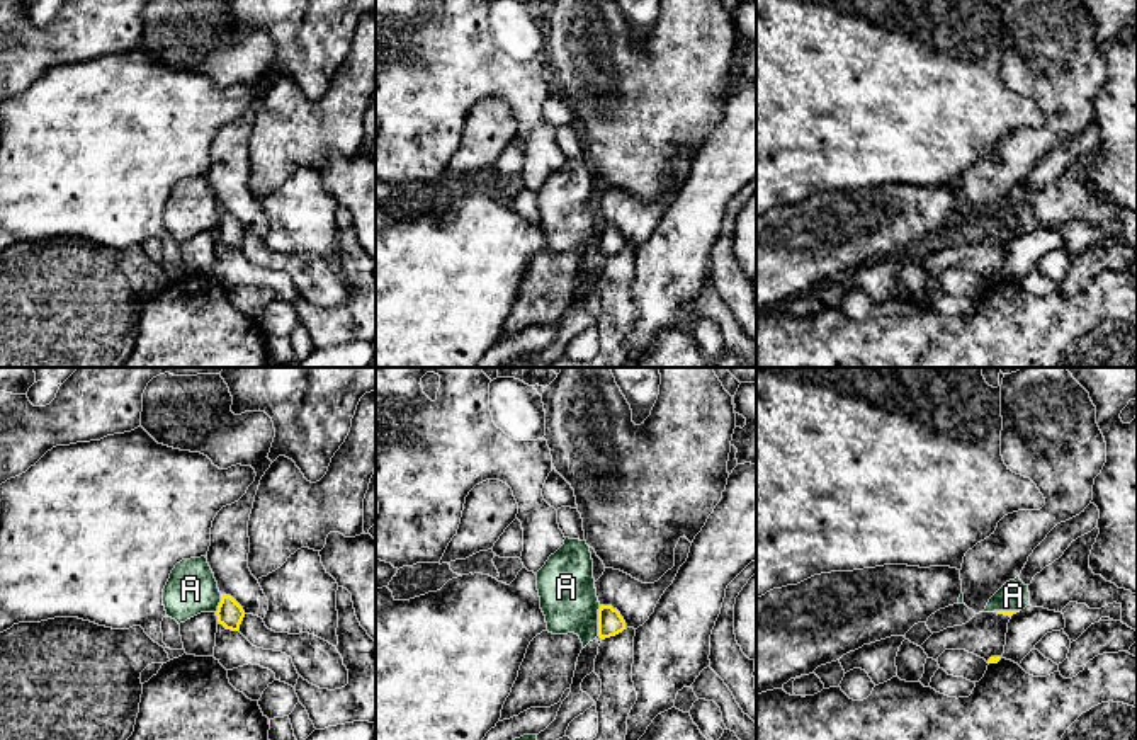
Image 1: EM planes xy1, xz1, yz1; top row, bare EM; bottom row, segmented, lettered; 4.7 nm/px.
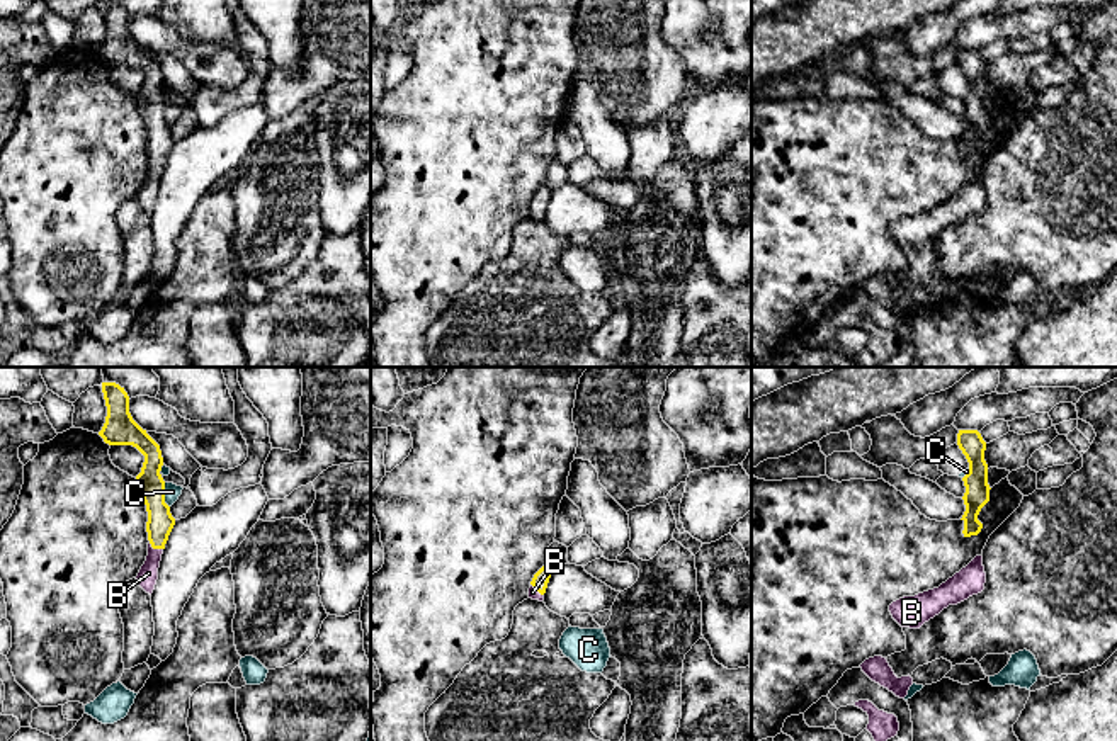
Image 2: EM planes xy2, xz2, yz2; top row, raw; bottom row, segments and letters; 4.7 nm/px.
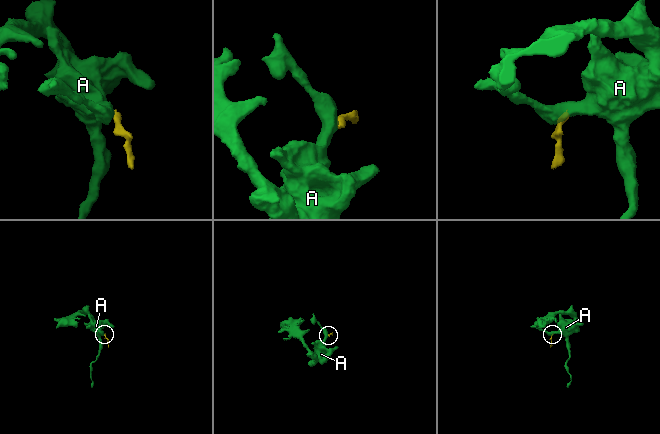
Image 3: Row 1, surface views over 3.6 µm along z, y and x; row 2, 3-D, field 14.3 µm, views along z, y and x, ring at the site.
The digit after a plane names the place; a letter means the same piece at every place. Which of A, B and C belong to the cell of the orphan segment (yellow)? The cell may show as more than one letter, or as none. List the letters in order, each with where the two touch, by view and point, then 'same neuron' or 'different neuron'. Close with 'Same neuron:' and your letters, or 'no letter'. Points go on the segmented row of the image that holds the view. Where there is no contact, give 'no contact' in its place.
A: xz1 (599, 621) | different neuron
B: xy2 (155, 548) | same neuron
C: xy2 (164, 495) | different neuron
Same neuron: B

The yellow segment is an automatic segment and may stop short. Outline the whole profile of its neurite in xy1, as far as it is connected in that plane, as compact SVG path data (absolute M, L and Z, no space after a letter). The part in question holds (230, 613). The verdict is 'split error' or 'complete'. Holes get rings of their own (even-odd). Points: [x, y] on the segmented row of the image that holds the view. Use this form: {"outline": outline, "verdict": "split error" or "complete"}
{"outline": "M221 594L221 602L218 606L216 616L218 623L226 629L238 631L245 618L245 611L231 595Z", "verdict": "complete"}

